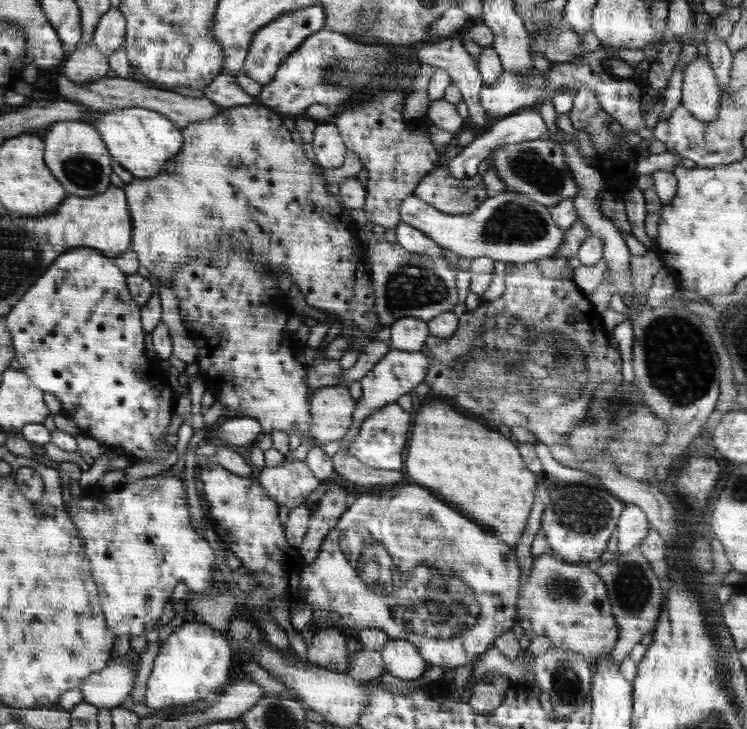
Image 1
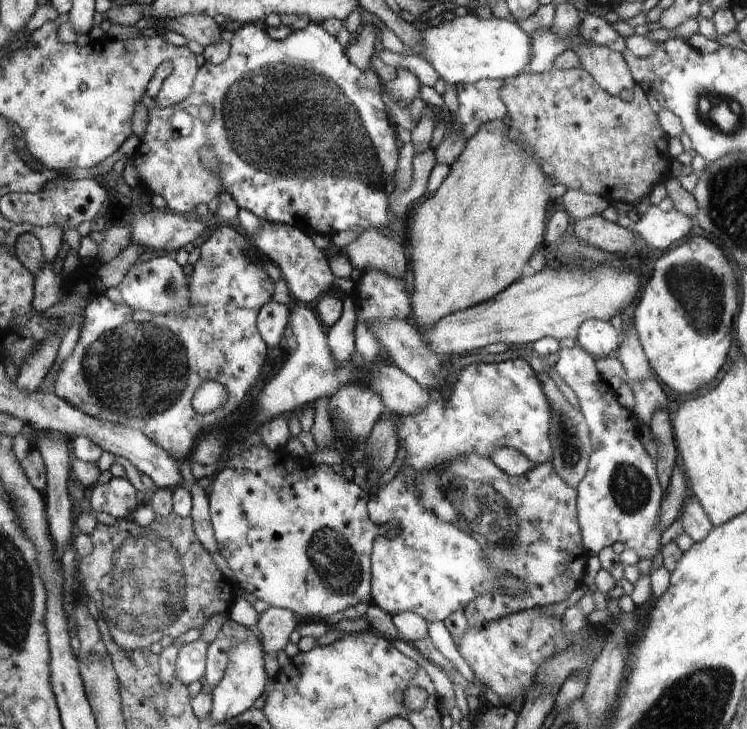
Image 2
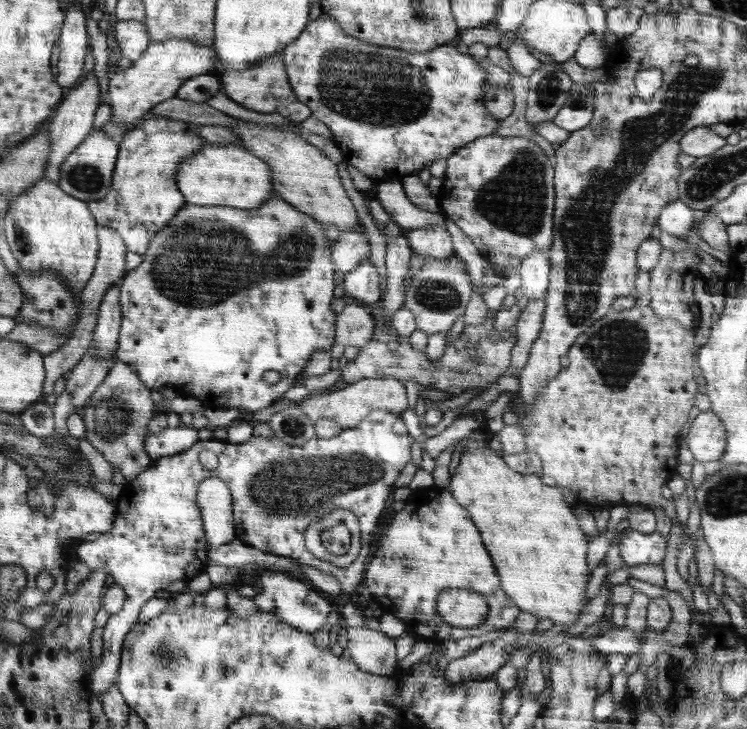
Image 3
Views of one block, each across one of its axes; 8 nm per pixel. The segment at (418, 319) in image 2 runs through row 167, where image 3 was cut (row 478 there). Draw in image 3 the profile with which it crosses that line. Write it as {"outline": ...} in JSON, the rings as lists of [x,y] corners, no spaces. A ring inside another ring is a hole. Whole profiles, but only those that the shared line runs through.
{"outline":[[[489,448],[464,450],[460,454],[456,473],[450,476],[448,488],[453,490],[453,497],[469,511],[470,518],[481,531],[482,541],[493,559],[494,570],[516,606],[538,619],[548,618],[553,625],[570,628],[588,604],[586,584],[591,575],[586,561],[588,538],[578,528],[578,520],[570,506],[562,500],[560,488],[552,484],[544,486],[534,474],[518,473],[505,462],[503,456],[496,455]]]}

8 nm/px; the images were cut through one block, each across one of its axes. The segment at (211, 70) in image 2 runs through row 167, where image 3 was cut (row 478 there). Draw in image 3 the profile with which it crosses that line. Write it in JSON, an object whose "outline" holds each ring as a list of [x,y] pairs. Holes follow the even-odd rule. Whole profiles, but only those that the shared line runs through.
{"outline":[[[375,410],[354,428],[342,429],[338,435],[330,438],[314,436],[303,445],[290,445],[290,443],[278,440],[275,436],[270,439],[252,436],[245,443],[237,445],[211,438],[198,441],[196,445],[172,457],[154,460],[144,473],[122,487],[117,501],[117,520],[114,521],[113,528],[99,535],[94,542],[86,541],[77,547],[79,560],[85,562],[92,571],[104,568],[126,594],[121,612],[110,615],[103,627],[102,655],[91,675],[92,696],[101,700],[101,697],[109,693],[116,684],[117,675],[120,673],[121,652],[124,648],[125,637],[137,624],[144,603],[152,598],[155,592],[165,589],[172,582],[188,581],[200,570],[206,568],[208,544],[202,542],[202,522],[198,520],[198,508],[196,508],[196,488],[202,481],[206,478],[217,477],[228,485],[233,498],[235,538],[240,542],[262,552],[289,556],[325,573],[332,572],[332,566],[306,550],[304,530],[309,525],[314,525],[314,522],[318,522],[322,516],[338,508],[353,512],[360,524],[361,547],[358,557],[344,568],[344,578],[340,582],[342,582],[341,592],[354,598],[362,588],[364,564],[370,554],[370,544],[376,534],[376,528],[380,528],[378,522],[380,522],[380,516],[384,516],[382,512],[388,502],[388,496],[392,494],[392,486],[397,483],[396,478],[399,478],[400,470],[408,465],[408,460],[410,460],[410,446],[412,442],[402,420],[396,418],[396,414],[390,411]],[[203,450],[209,450],[217,456],[218,464],[215,469],[208,469],[200,463],[199,452]]]}

